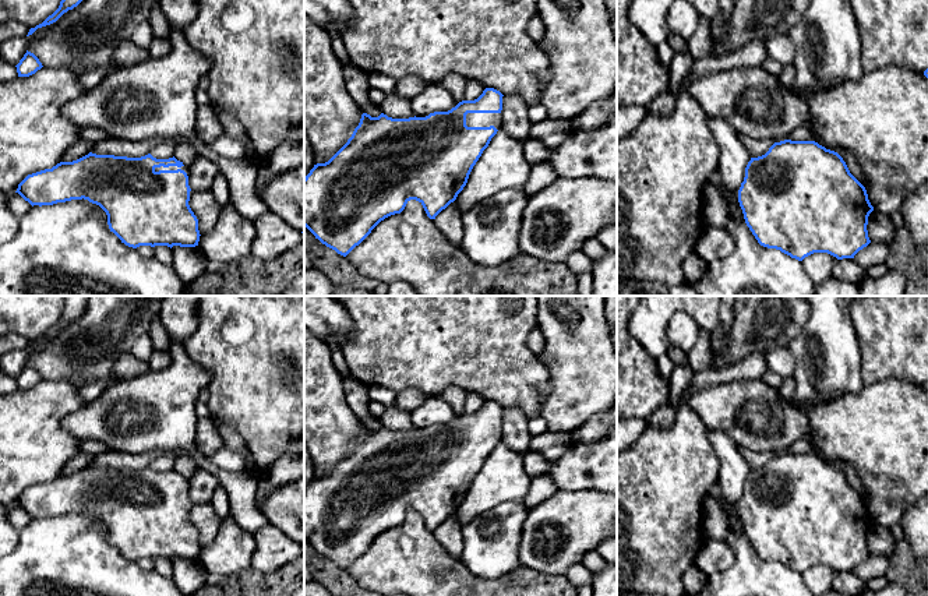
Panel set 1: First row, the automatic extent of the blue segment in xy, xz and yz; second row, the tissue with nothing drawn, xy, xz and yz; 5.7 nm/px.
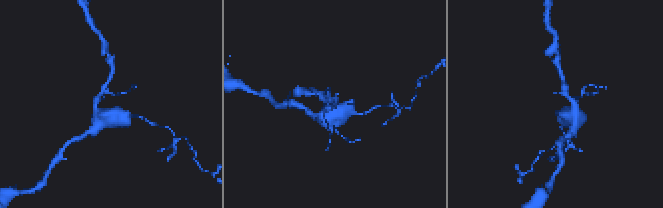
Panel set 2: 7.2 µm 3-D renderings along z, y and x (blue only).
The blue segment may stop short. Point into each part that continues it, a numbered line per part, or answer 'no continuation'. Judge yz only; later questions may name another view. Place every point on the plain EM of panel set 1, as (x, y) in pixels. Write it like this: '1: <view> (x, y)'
no continuation

